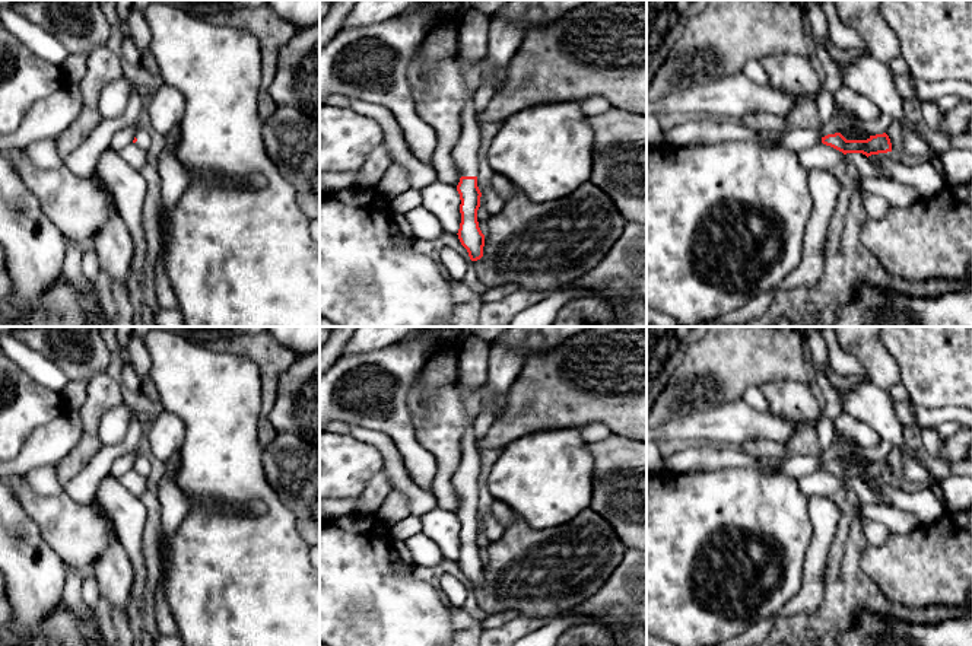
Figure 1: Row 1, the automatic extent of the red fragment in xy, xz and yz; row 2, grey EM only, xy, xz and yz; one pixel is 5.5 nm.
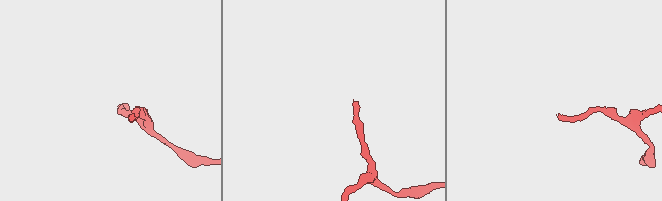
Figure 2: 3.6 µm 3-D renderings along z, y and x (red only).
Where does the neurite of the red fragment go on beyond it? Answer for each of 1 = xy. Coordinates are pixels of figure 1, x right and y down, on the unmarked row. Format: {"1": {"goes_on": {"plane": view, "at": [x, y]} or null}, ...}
{"1": {"goes_on": null}}

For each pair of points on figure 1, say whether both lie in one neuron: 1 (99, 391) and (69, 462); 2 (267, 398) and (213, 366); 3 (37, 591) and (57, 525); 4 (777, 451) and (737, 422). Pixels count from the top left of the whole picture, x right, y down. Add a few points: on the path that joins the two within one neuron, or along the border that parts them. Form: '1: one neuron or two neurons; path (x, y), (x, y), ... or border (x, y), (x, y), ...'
1: one neuron; path (92, 409), (91, 438), (86, 446)
2: two neurons; border (251, 360), (259, 371), (260, 417)
3: two neurons; border (31, 518), (41, 538), (66, 566)
4: two neurons; border (788, 442), (747, 439), (739, 446)

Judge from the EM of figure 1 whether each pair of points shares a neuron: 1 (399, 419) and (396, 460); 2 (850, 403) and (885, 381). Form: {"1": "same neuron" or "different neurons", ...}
{"1": "different neurons", "2": "different neurons"}

